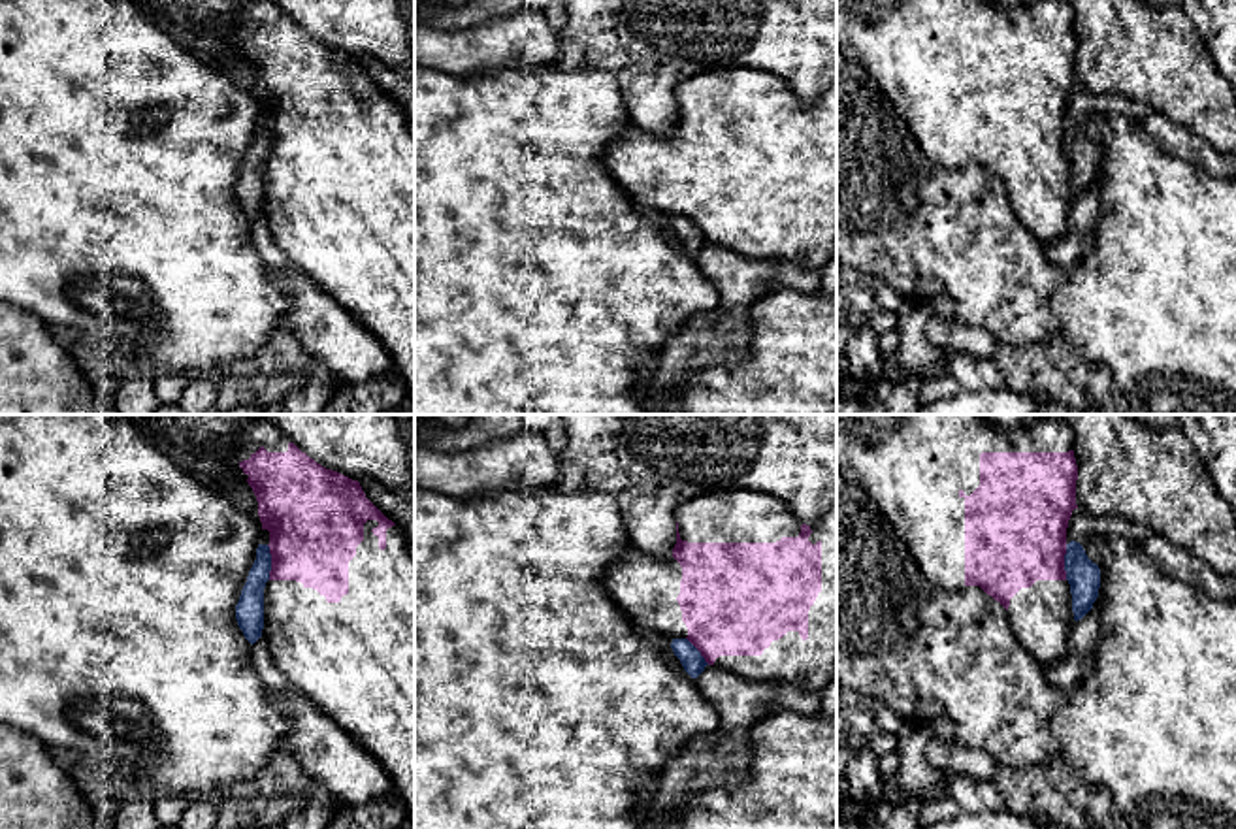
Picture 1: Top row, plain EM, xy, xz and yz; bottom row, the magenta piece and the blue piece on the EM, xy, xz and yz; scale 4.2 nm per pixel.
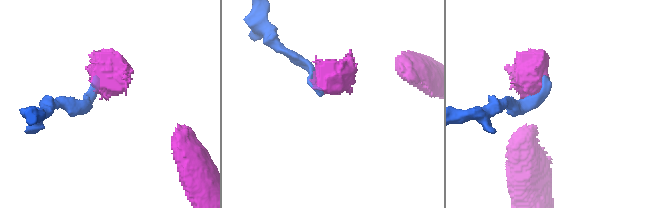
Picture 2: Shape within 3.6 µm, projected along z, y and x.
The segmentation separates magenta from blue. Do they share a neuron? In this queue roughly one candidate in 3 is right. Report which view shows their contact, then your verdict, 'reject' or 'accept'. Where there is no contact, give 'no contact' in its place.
meets magenta in xy; reject

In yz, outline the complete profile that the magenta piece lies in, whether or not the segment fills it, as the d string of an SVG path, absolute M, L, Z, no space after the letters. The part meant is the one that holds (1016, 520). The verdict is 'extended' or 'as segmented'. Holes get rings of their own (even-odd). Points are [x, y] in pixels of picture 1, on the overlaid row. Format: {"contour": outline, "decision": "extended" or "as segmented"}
{"contour": "M837 414L837 471L869 494L933 586L944 592L980 586L1006 609L1019 644L1049 665L1066 654L1076 624L1065 571L1066 528L1078 509L1072 441L1070 426L1059 418L1004 430L984 414Z", "decision": "extended"}

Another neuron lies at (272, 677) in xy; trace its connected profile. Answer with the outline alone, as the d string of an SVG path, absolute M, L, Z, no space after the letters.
M260 637L252 644L252 665L268 693L273 695L288 693L290 682L285 676L285 673L275 665L264 637Z

